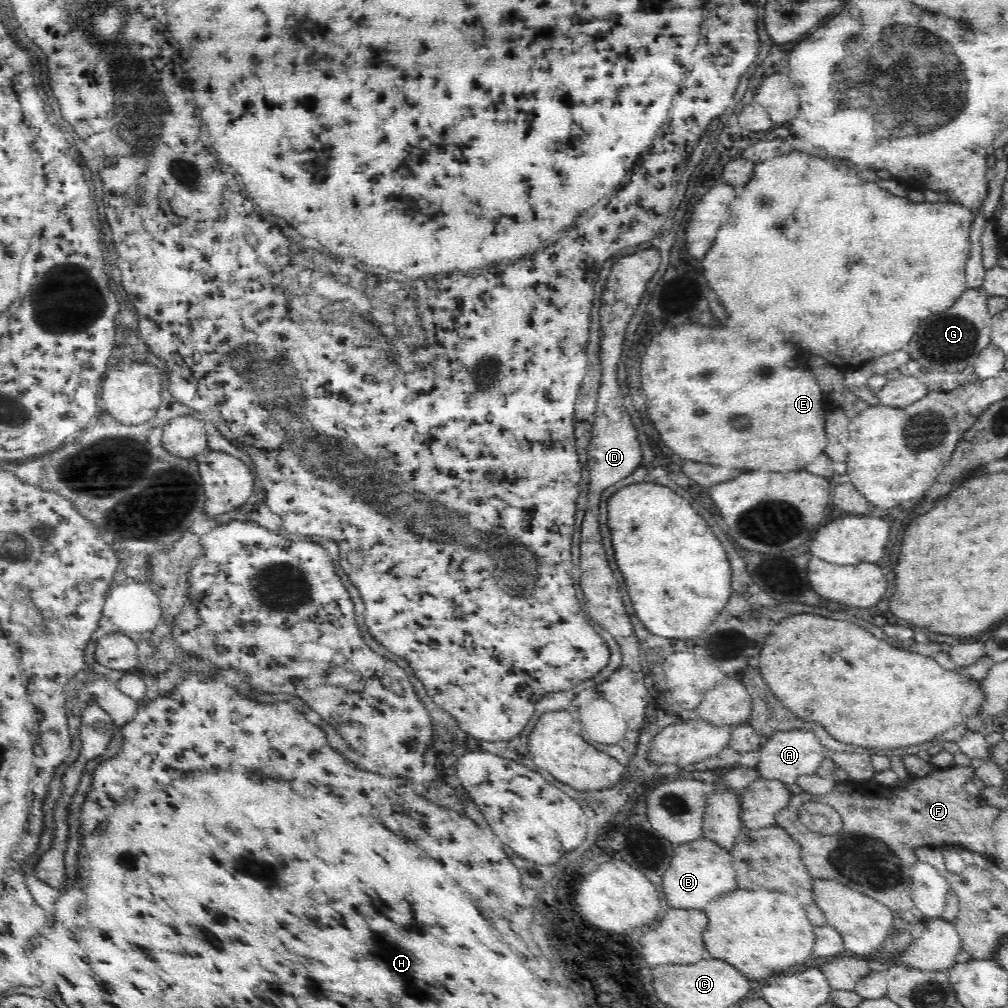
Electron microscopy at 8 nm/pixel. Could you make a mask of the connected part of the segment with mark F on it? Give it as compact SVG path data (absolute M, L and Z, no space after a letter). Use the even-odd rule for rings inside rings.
M969 764L954 765L944 769L937 768L931 775L922 776L922 778L910 776L908 784L904 787L897 784L888 787L870 780L866 784L866 790L837 783L825 795L813 795L803 791L800 794L792 794L787 805L775 814L775 825L783 828L788 836L799 844L799 857L813 879L834 880L885 904L890 910L898 912L899 916L906 915L915 905L911 895L913 890L910 872L910 865L917 861L914 847L926 845L939 847L945 841L952 841L993 860L995 846L992 825L1002 810L968 793L964 784L972 780L974 775L975 769ZM810 801L828 803L840 812L844 819L844 826L838 834L834 836L816 834L799 821L798 808Z

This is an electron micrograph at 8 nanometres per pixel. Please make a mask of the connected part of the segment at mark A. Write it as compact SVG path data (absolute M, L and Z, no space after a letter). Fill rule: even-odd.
M811 730L776 731L760 748L758 763L754 767L757 776L764 780L778 780L782 784L796 784L797 776L814 774L826 757L826 750Z

